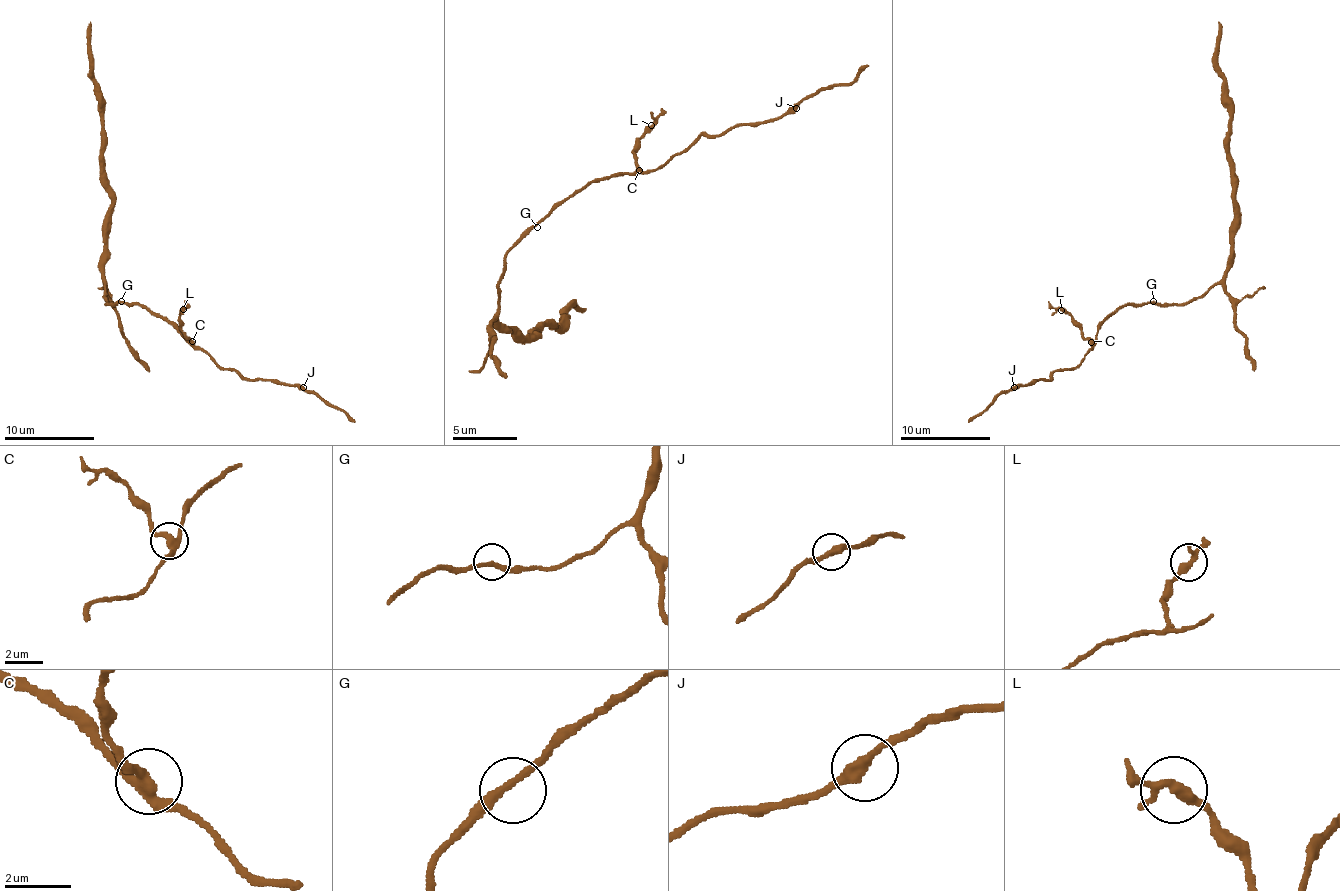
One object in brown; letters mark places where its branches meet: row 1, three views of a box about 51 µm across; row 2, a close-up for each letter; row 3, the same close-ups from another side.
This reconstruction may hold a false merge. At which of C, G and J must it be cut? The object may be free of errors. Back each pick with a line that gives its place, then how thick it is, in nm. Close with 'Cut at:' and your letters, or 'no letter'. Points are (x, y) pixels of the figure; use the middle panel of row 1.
C: at (639, 170); 280 nm thick
Cut at: C

